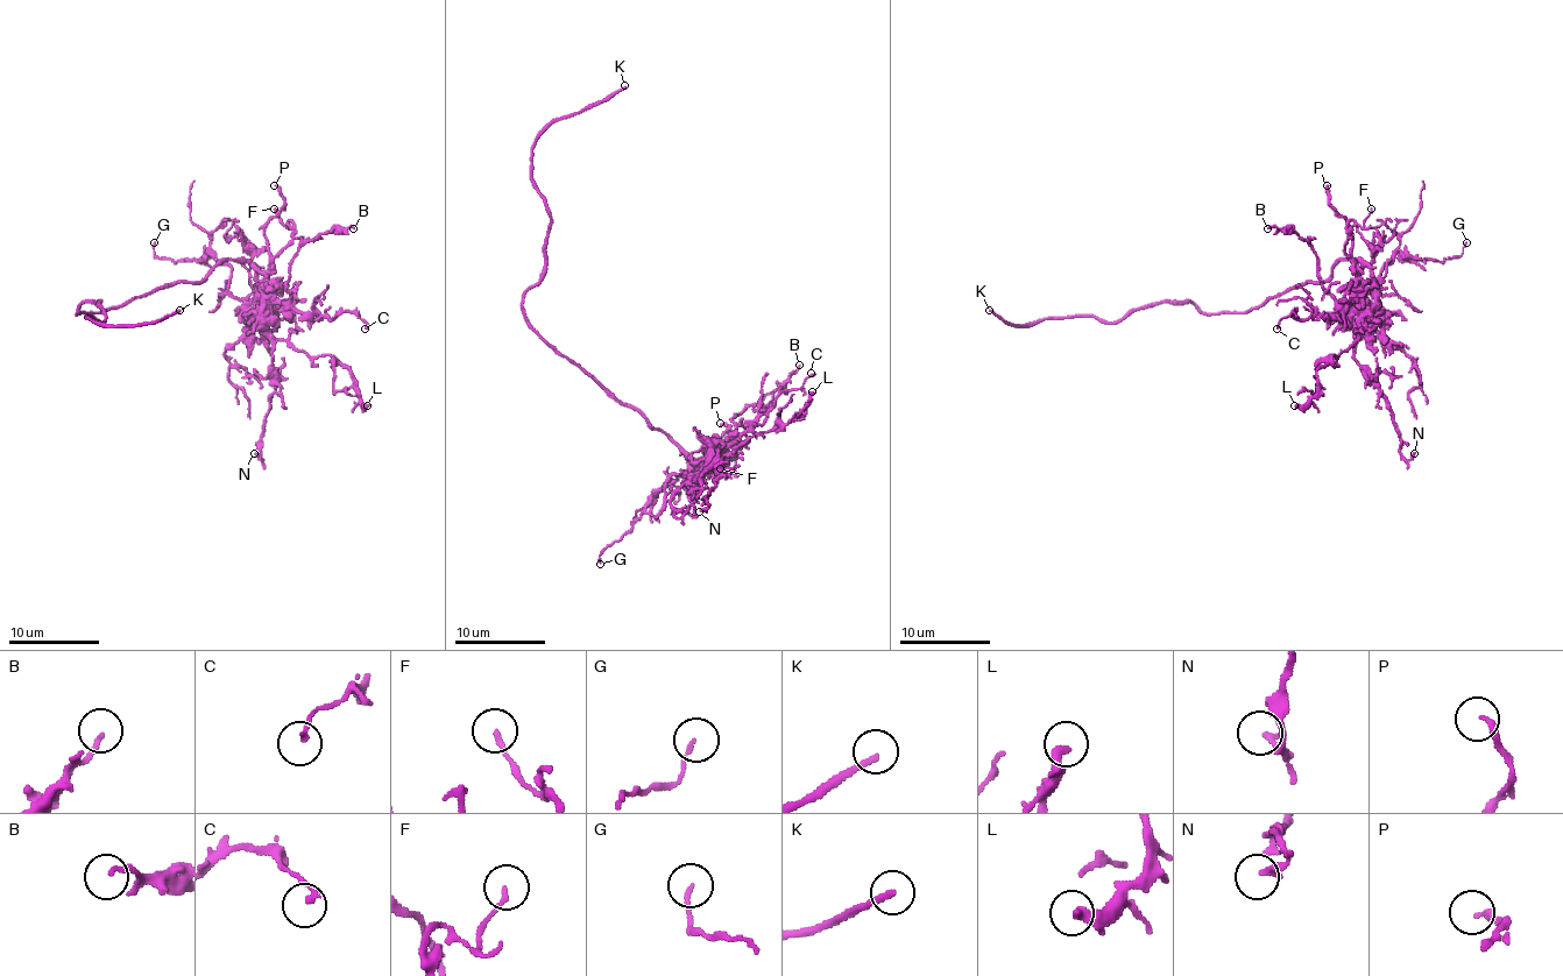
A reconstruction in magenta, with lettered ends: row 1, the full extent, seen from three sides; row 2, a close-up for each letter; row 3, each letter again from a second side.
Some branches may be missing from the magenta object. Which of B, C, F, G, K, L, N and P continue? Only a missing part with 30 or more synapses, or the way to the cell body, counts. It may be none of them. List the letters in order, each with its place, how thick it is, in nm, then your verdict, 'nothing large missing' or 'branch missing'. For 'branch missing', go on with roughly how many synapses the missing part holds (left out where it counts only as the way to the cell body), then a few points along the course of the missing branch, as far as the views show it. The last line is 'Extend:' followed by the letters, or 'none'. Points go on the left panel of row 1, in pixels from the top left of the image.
B: at (353, 228); 170 nm thick; nothing large missing
C: at (365, 329); 170 nm thick; nothing large missing
F: at (274, 209); 140 nm thick; nothing large missing
G: at (154, 242); 130 nm thick; nothing large missing
K: at (179, 310); 200 nm thick; branch missing; missing branch runs (179, 310), (242, 305), (267, 319), (295, 322), (317, 333)
L: at (367, 405); 360 nm thick; nothing large missing
N: at (254, 453); 200 nm thick; nothing large missing
P: at (274, 185); 240 nm thick; nothing large missing
Extend: K

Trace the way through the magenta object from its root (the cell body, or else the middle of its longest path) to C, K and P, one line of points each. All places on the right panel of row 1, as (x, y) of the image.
C: (1270, 299), (1324, 281), (1339, 261), (1360, 263), (1353, 295), (1332, 312), (1308, 319), (1292, 312), (1277, 329)
K: (1270, 299), (1243, 312), (1157, 302), (1116, 322), (1044, 317), (1023, 326), (989, 310)
P: (1270, 299), (1324, 281), (1339, 261), (1358, 261), (1360, 269), (1351, 226), (1327, 185)

